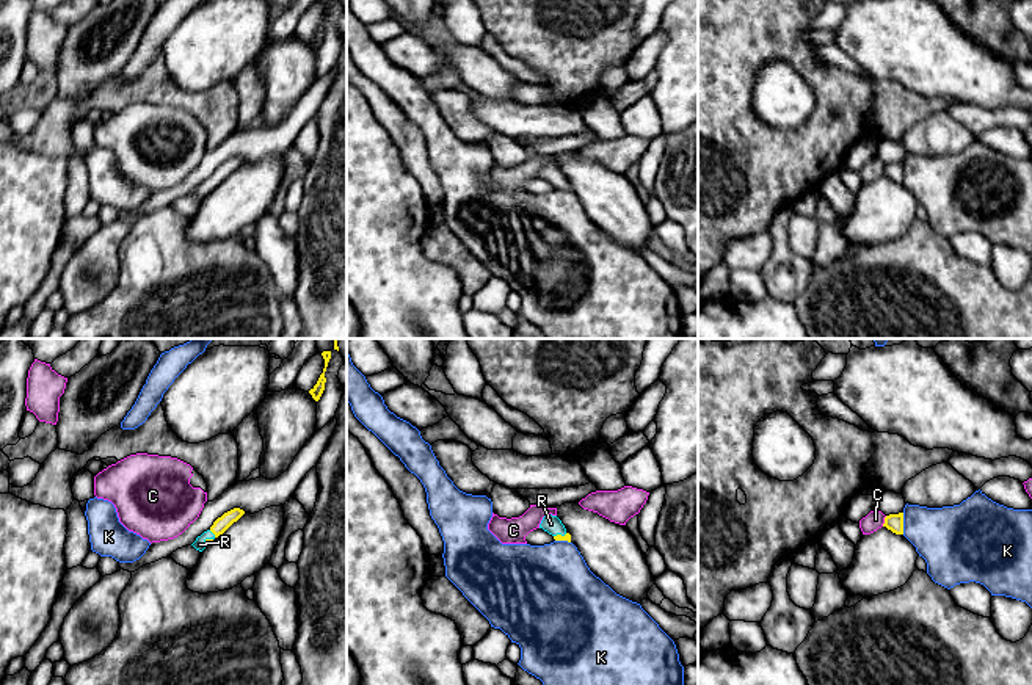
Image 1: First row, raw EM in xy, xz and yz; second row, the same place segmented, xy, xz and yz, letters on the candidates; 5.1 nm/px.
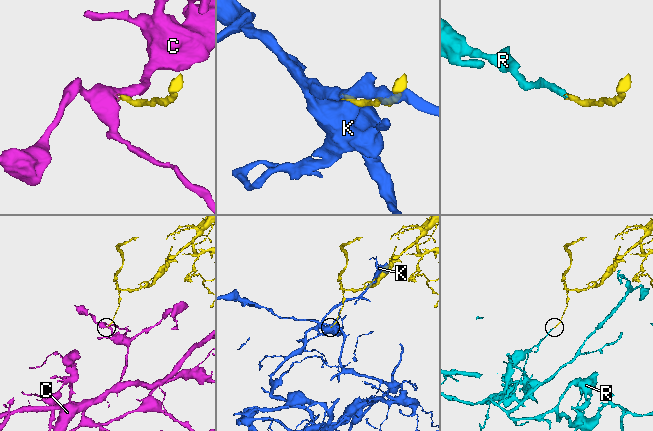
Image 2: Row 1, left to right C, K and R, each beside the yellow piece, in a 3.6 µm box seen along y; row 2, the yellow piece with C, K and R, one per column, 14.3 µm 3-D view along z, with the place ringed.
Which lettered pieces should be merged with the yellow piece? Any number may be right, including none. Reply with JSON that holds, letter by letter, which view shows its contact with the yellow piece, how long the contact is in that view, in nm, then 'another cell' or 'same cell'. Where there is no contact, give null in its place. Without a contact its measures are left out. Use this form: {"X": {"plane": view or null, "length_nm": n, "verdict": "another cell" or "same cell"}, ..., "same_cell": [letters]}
{"C": {"plane": "yz", "length_nm": 60, "verdict": "another cell"}, "K": {"plane": "yz", "length_nm": 110, "verdict": "another cell"}, "R": {"plane": "xy", "length_nm": 90, "verdict": "another cell"}, "same_cell": []}

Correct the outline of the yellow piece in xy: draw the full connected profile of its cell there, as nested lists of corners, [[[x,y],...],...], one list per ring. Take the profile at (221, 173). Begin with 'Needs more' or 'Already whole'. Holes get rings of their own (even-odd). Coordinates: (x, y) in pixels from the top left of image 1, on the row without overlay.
Already whole. [[[234,157],[227,161],[224,161],[221,166],[218,166],[213,174],[210,176],[210,180],[218,187],[223,183],[234,171],[237,171],[245,163],[243,158]]]

